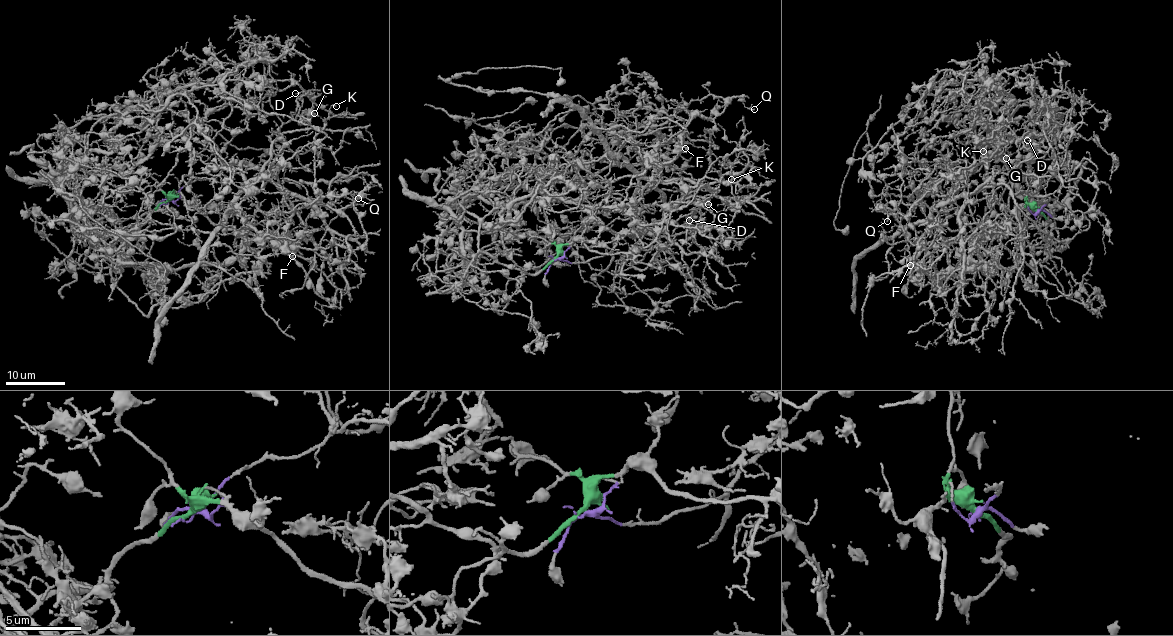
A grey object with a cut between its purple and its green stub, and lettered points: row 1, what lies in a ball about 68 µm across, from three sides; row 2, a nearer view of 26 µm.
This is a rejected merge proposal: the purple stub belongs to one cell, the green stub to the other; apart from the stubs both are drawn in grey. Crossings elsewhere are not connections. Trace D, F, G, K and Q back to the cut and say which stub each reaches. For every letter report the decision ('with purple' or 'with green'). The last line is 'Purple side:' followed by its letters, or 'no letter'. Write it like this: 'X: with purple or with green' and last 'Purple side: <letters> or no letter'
D: with green
F: with green
G: with green
K: with green
Q: with green
Purple side: no letter

